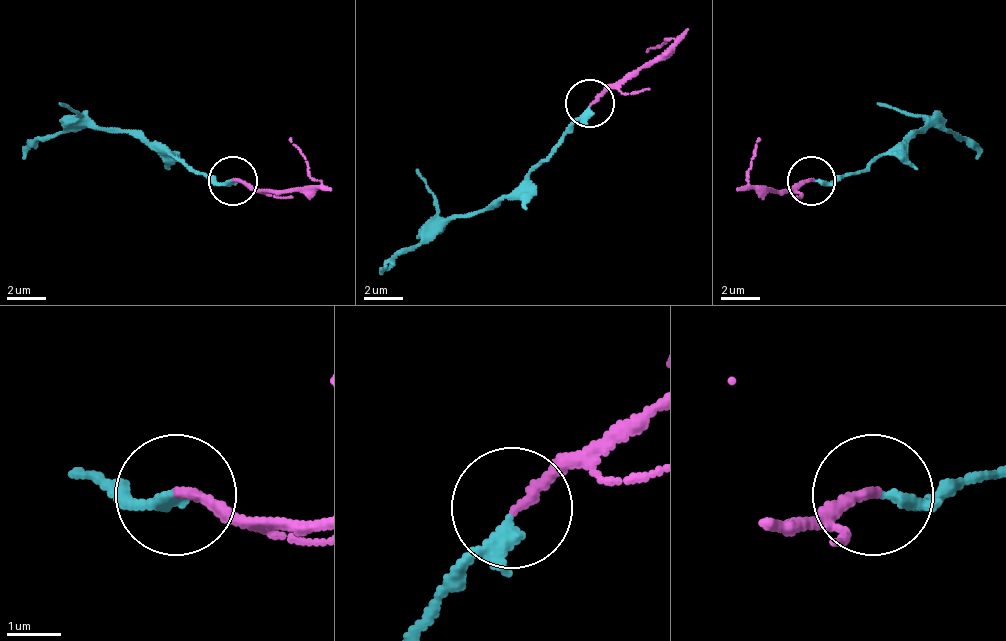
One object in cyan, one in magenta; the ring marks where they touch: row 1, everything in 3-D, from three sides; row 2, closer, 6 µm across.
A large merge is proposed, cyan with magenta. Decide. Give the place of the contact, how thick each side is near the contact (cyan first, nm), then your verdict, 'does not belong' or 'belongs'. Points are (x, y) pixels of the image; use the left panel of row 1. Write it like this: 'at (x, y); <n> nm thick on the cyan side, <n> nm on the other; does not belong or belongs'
at (233, 180); 260 nm thick on the cyan side, 170 nm on the other; does not belong

